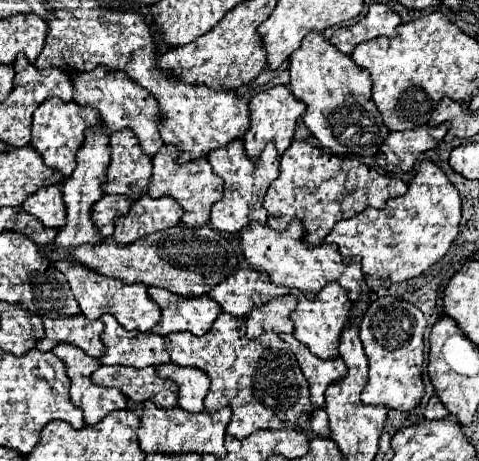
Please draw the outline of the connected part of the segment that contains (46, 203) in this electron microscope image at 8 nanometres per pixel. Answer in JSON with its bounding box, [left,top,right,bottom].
[23,186,65,228]

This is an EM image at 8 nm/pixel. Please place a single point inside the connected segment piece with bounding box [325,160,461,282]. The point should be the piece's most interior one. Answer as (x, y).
(400, 241)

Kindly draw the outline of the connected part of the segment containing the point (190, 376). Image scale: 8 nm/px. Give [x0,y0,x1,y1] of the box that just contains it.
[157,362,209,412]

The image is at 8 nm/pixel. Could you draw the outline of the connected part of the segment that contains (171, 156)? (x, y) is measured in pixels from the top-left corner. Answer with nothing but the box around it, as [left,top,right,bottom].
[149,144,223,226]

